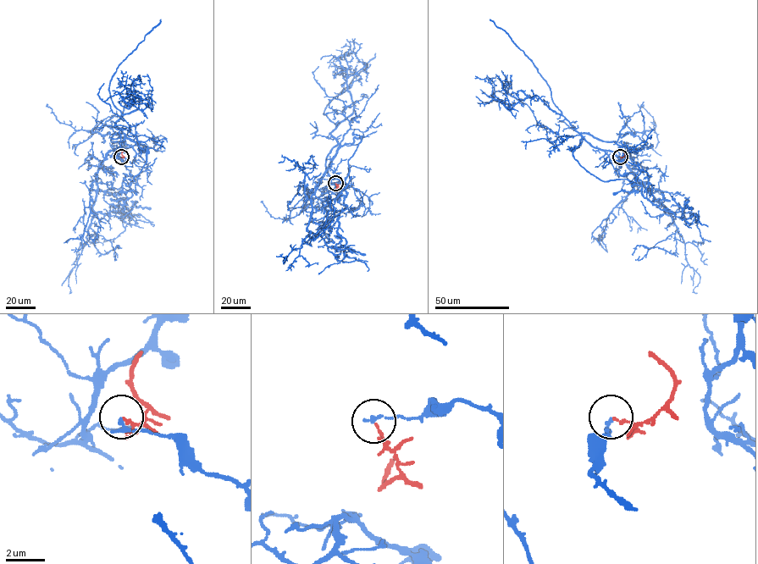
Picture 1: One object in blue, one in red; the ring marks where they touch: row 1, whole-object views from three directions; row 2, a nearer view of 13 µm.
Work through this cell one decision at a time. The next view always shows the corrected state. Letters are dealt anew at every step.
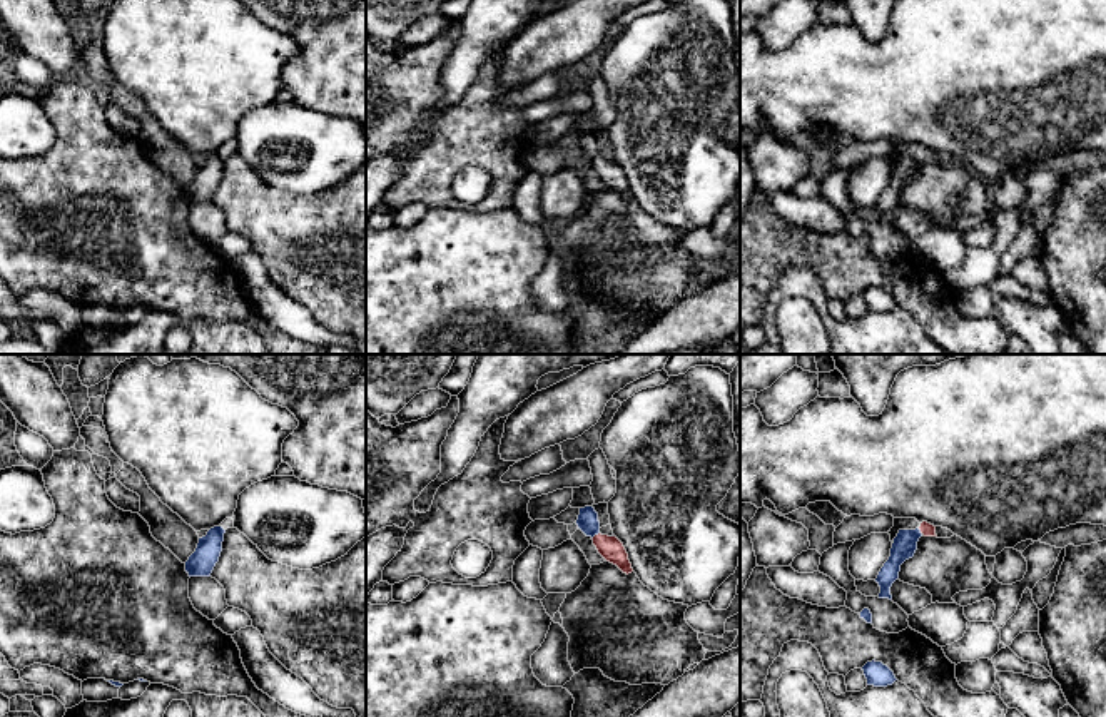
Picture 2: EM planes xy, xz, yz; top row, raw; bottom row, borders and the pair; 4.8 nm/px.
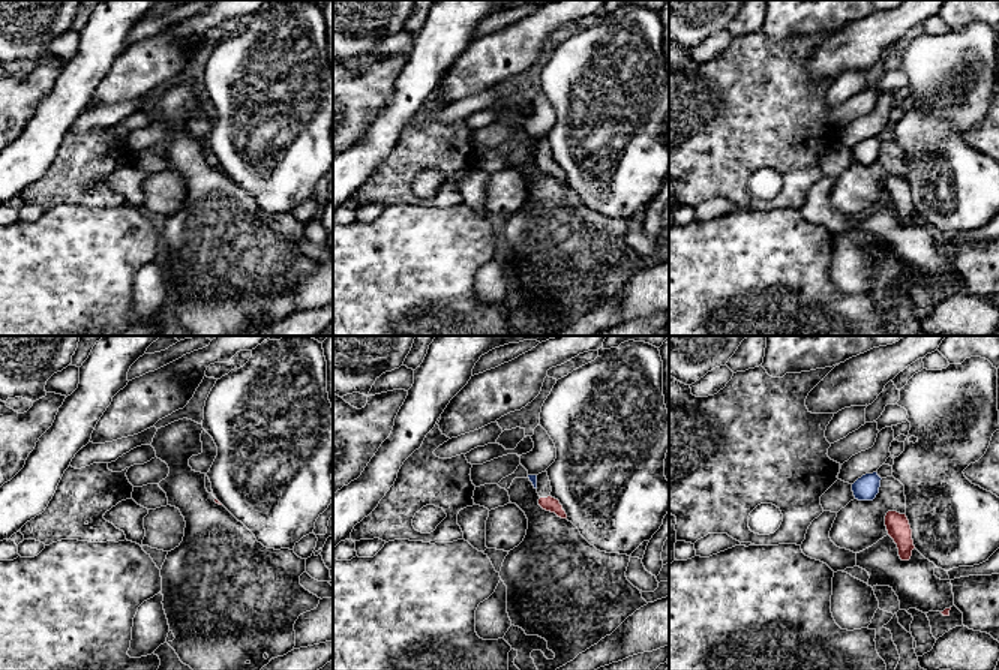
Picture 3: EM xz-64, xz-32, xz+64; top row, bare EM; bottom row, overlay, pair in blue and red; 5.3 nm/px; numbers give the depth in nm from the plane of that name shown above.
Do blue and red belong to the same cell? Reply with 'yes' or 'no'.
no

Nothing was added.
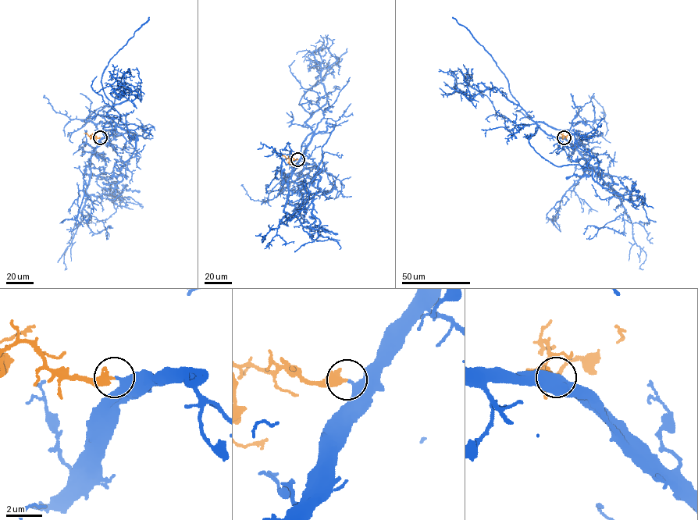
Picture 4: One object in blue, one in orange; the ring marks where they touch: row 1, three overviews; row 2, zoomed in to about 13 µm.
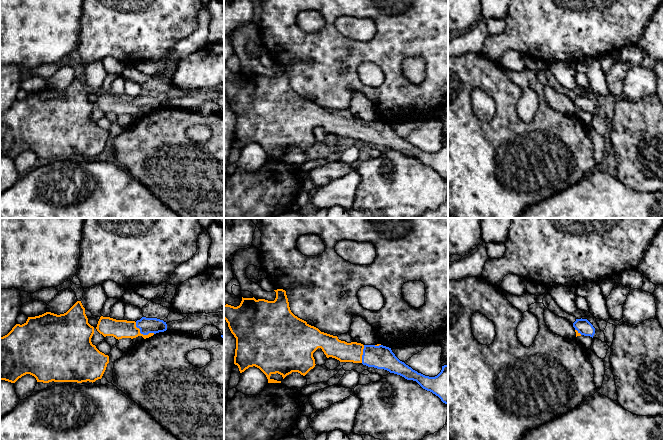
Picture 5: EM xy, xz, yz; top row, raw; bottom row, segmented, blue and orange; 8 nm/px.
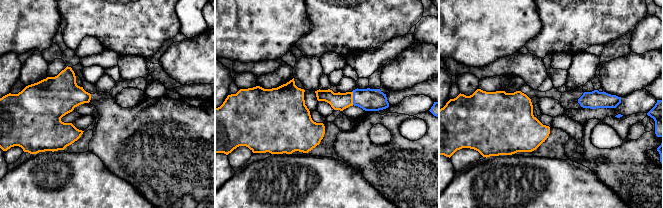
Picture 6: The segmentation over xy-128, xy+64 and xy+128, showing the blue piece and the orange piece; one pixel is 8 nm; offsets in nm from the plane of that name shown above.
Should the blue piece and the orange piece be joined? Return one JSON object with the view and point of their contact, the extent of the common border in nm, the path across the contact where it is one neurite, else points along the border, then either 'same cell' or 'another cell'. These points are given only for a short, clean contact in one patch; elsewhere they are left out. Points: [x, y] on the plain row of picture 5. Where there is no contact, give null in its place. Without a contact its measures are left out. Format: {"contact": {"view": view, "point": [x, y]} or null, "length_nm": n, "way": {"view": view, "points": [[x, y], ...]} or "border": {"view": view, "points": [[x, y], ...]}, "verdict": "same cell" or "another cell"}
{"contact": {"view": "xy", "point": [142, 109]}, "length_nm": 180, "way": {"view": "xy", "points": [[146, 101], [142, 109], [137, 105], [119, 105]]}, "verdict": "same cell"}

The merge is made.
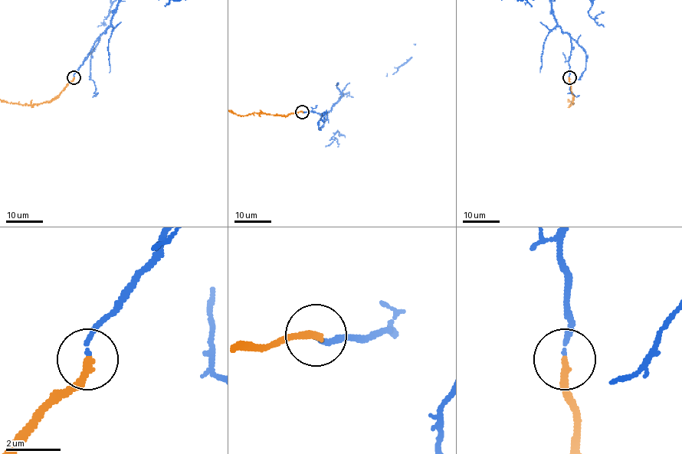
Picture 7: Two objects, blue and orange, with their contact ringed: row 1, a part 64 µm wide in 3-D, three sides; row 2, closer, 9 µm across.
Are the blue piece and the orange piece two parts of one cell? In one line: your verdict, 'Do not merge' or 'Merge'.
Merge

